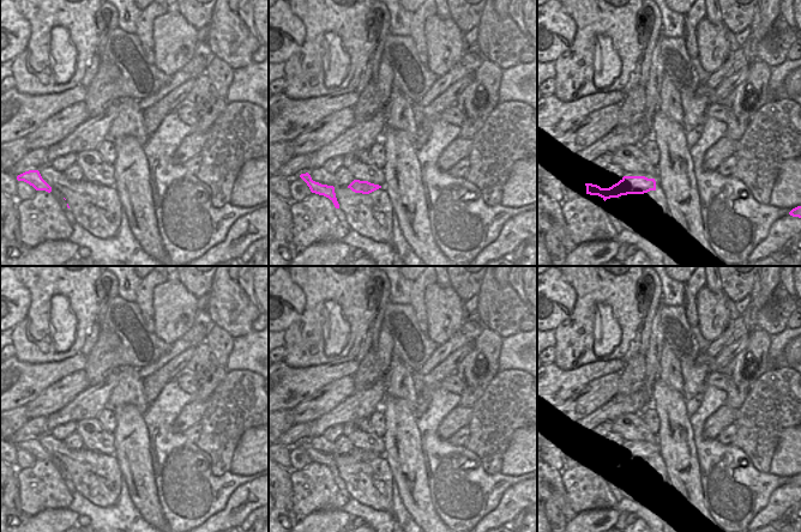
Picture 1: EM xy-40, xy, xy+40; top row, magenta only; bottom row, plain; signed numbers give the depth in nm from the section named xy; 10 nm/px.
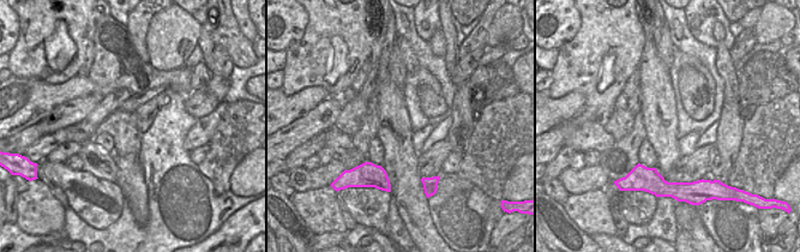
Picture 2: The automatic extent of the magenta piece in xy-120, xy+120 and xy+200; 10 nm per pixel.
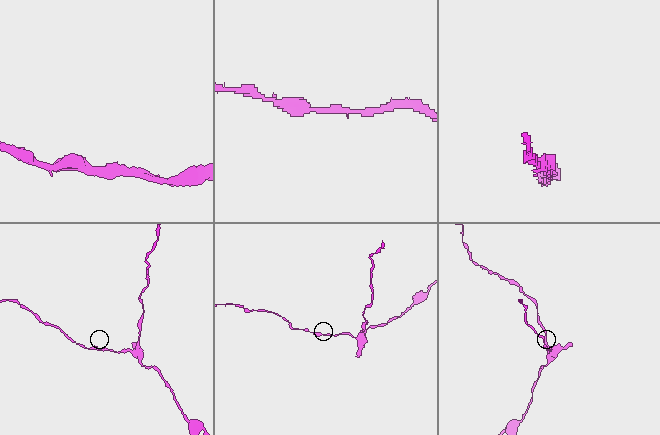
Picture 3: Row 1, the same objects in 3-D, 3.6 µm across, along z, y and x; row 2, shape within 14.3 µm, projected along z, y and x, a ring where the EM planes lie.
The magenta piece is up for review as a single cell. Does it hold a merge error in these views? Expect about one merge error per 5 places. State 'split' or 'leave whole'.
leave whole

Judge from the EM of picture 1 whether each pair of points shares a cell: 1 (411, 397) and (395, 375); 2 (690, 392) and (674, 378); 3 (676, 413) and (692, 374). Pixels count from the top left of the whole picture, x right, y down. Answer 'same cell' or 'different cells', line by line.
1: same cell
2: different cells
3: different cells

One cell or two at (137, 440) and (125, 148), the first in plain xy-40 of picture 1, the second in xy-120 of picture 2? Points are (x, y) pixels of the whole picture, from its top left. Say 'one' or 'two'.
two

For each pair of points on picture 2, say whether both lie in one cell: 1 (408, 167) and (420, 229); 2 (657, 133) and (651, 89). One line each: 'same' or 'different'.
1: same
2: same

